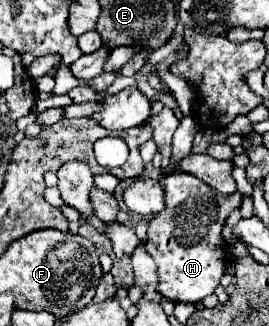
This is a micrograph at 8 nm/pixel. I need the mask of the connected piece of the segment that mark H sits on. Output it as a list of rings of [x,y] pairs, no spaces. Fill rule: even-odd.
[[[175,170],[165,176],[165,210],[151,218],[147,252],[159,268],[159,292],[167,300],[193,302],[213,294],[225,274],[229,246],[223,240],[221,228],[227,216],[241,206],[241,194],[221,194],[193,174]]]

